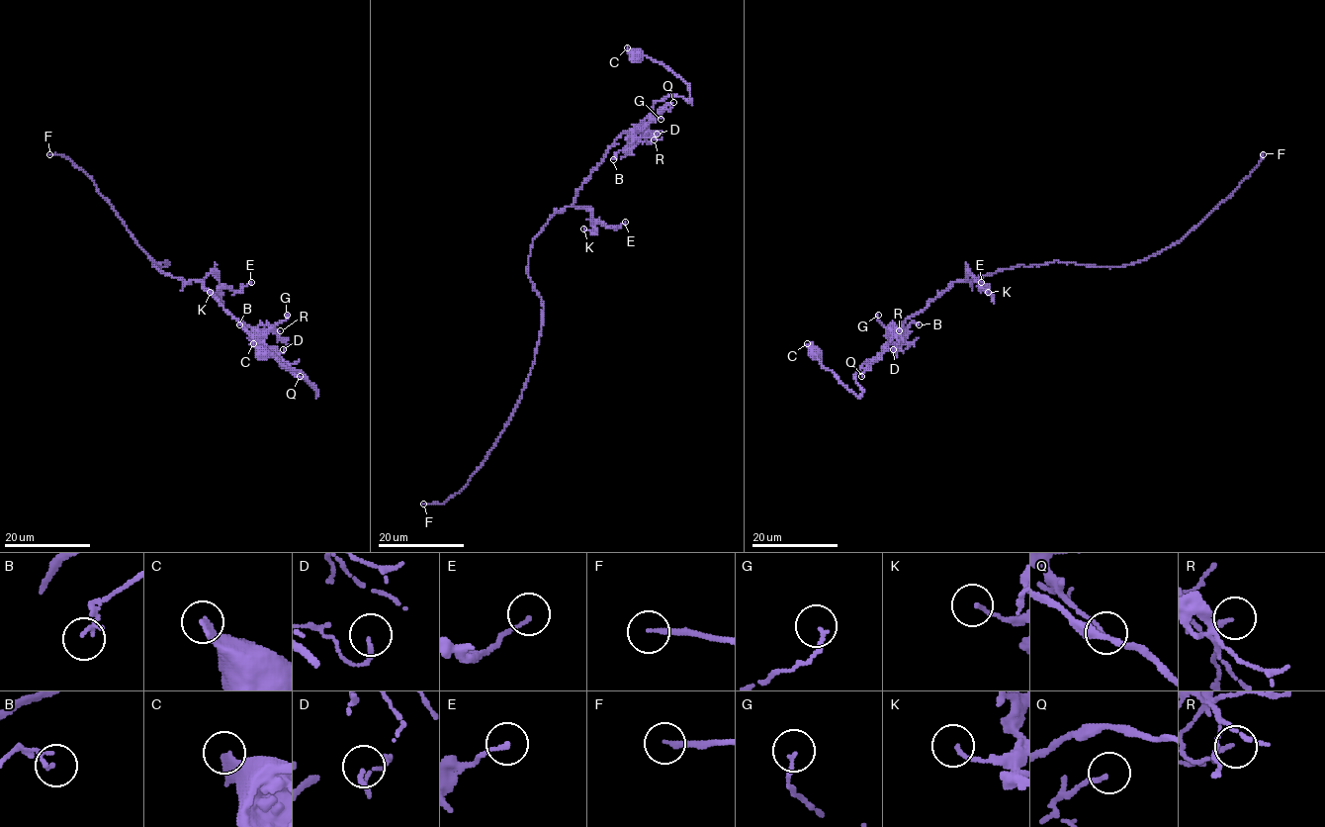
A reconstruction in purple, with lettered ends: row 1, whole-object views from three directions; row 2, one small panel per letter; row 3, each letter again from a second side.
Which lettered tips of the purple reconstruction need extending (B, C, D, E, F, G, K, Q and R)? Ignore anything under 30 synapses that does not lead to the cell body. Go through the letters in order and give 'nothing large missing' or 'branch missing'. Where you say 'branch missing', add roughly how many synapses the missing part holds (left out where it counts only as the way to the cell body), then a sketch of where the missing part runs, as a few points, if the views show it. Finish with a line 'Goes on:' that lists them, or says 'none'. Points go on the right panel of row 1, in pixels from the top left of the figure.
B: nothing large missing
C: nothing large missing
D: nothing large missing
E: nothing large missing
F: branch missing; 60 synapses; course (1263, 154), (1243, 117), (1228, 98), (1211, 89), (1201, 58), (1190, 49), (1193, 57), (1209, 58)
G: nothing large missing
K: nothing large missing
Q: nothing large missing
R: nothing large missing
Goes on: F

